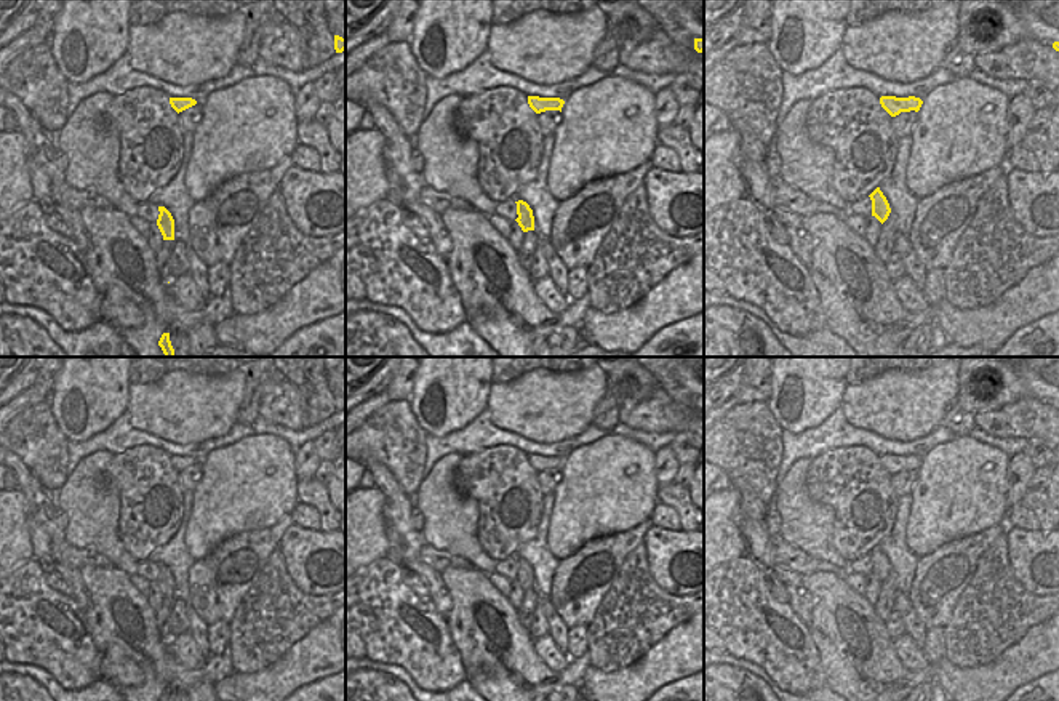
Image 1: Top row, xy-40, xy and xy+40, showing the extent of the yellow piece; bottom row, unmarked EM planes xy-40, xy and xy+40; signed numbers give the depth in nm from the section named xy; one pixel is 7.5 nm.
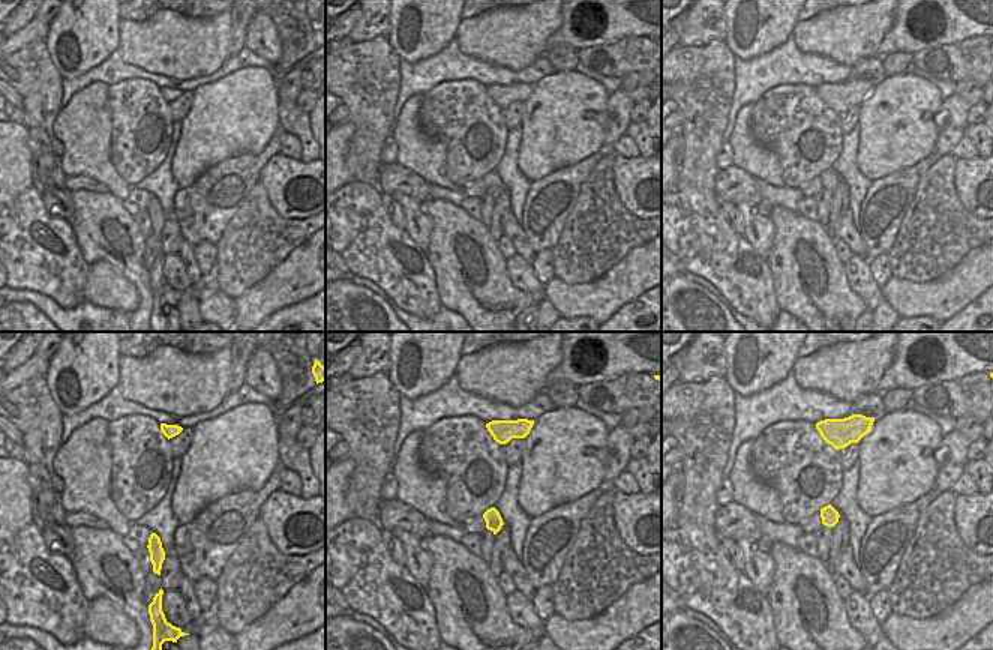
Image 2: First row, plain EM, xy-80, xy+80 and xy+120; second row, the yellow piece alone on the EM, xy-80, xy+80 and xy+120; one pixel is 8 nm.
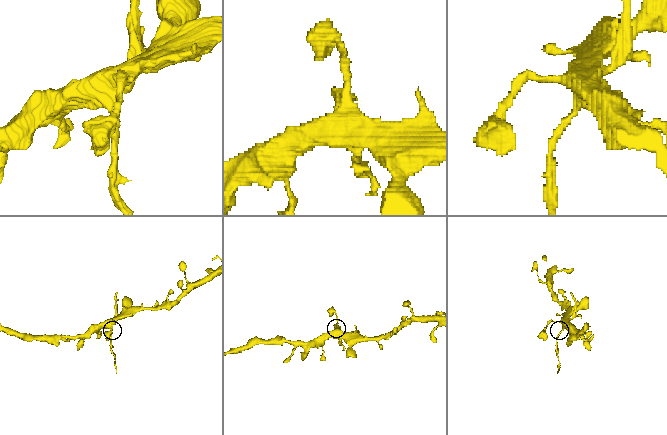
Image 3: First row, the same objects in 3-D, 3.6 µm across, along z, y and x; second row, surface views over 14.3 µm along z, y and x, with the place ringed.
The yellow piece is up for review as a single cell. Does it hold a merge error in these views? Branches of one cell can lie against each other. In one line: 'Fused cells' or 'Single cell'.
Fused cells.

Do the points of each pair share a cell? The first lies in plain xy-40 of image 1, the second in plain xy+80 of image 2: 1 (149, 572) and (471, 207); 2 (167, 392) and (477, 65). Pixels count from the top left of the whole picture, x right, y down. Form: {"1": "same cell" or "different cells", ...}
{"1": "different cells", "2": "different cells"}

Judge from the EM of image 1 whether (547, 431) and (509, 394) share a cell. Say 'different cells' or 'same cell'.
same cell

